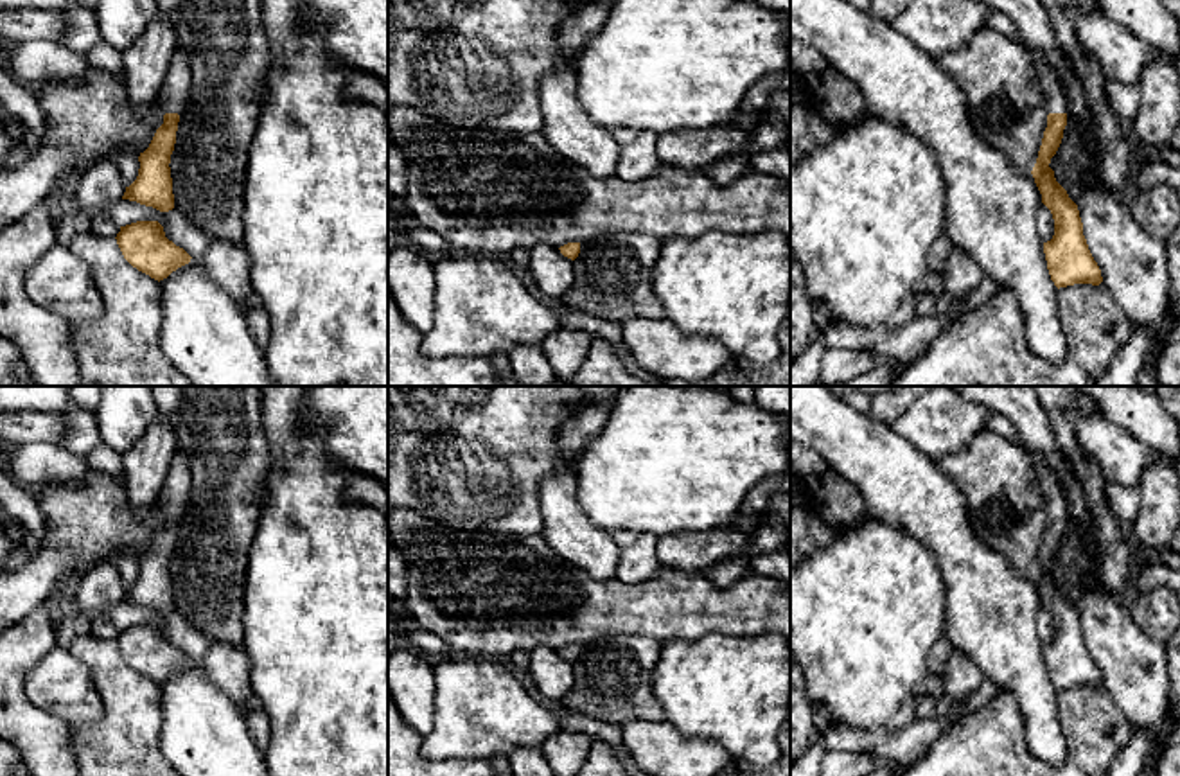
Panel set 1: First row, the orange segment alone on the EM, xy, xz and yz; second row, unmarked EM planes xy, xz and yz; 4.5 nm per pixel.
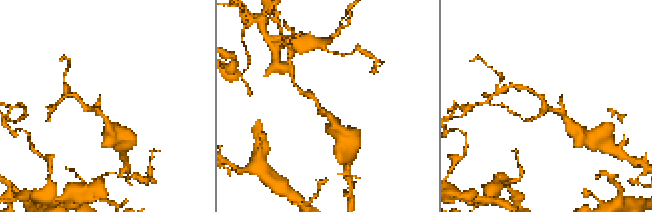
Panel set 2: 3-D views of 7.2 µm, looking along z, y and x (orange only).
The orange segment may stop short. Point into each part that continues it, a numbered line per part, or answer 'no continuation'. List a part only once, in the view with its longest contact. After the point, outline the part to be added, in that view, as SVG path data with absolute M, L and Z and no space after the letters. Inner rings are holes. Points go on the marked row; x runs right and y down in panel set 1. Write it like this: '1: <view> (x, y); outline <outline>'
1: yz (1053, 92); outline M1029 50L1029 52L1033 57L1035 68L1040 75L1040 81L1042 81L1047 111L1049 113L1067 113L1063 90L1061 90L1061 84L1052 70L1052 66L1045 59L1045 56L1042 56L1035 50Z

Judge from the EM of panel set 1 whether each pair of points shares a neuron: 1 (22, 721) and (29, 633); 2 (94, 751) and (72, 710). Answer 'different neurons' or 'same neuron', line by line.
1: same neuron
2: different neurons

